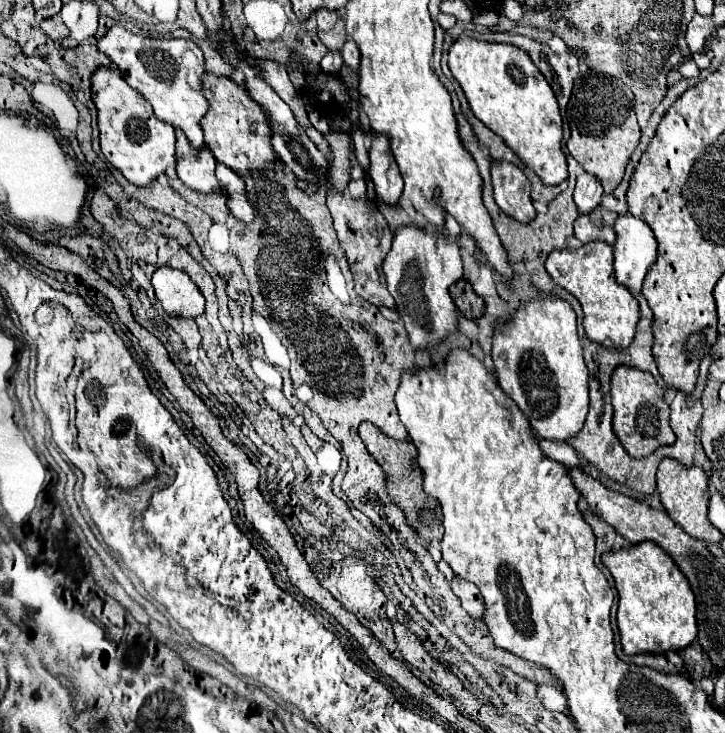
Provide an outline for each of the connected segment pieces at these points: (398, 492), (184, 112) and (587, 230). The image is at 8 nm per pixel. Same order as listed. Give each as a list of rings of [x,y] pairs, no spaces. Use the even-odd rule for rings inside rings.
[[[362,423],[360,425],[360,437],[366,445],[366,449],[370,451],[370,455],[376,459],[376,463],[386,471],[388,477],[388,493],[392,497],[392,501],[408,515],[410,525],[416,529],[416,533],[426,539],[426,541],[434,541],[434,539],[442,539],[442,509],[438,505],[438,501],[434,497],[428,497],[422,489],[422,485],[418,487],[418,483],[422,483],[420,477],[420,469],[416,465],[416,447],[410,441],[398,441],[398,439],[390,439],[388,435],[384,435],[376,425],[372,423]]]
[[[114,25],[102,39],[98,39],[96,45],[122,71],[128,85],[138,89],[146,97],[146,101],[150,101],[158,119],[164,119],[174,127],[180,127],[186,133],[192,147],[204,147],[200,119],[208,111],[208,103],[202,95],[202,73],[206,69],[204,55],[194,41],[150,39],[130,33],[120,25]]]
[[[598,211],[580,215],[574,221],[574,235],[582,241],[582,243],[590,243],[590,241],[604,241],[614,245],[616,241],[616,233],[610,225],[604,223],[602,215]]]

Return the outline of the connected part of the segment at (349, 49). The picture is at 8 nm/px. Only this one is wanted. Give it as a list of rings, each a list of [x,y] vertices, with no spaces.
[[[352,39],[346,41],[346,45],[342,49],[342,57],[344,57],[344,63],[348,67],[352,67],[354,71],[358,71],[358,67],[360,67],[360,51],[358,51],[358,47],[356,47],[356,43]]]

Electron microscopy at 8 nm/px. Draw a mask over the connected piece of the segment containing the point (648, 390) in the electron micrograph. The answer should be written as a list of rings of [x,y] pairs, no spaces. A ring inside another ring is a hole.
[[[620,365],[612,373],[612,405],[614,405],[612,431],[616,433],[616,437],[620,439],[622,447],[630,457],[636,457],[636,459],[648,457],[658,447],[672,445],[676,441],[676,435],[668,423],[670,409],[664,403],[662,387],[654,381],[654,377],[648,371]]]

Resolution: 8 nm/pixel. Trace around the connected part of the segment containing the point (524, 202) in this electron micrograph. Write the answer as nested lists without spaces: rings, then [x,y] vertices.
[[[492,161],[490,173],[498,207],[516,221],[532,221],[536,217],[536,211],[530,199],[530,181],[522,173],[522,169],[508,161]]]

